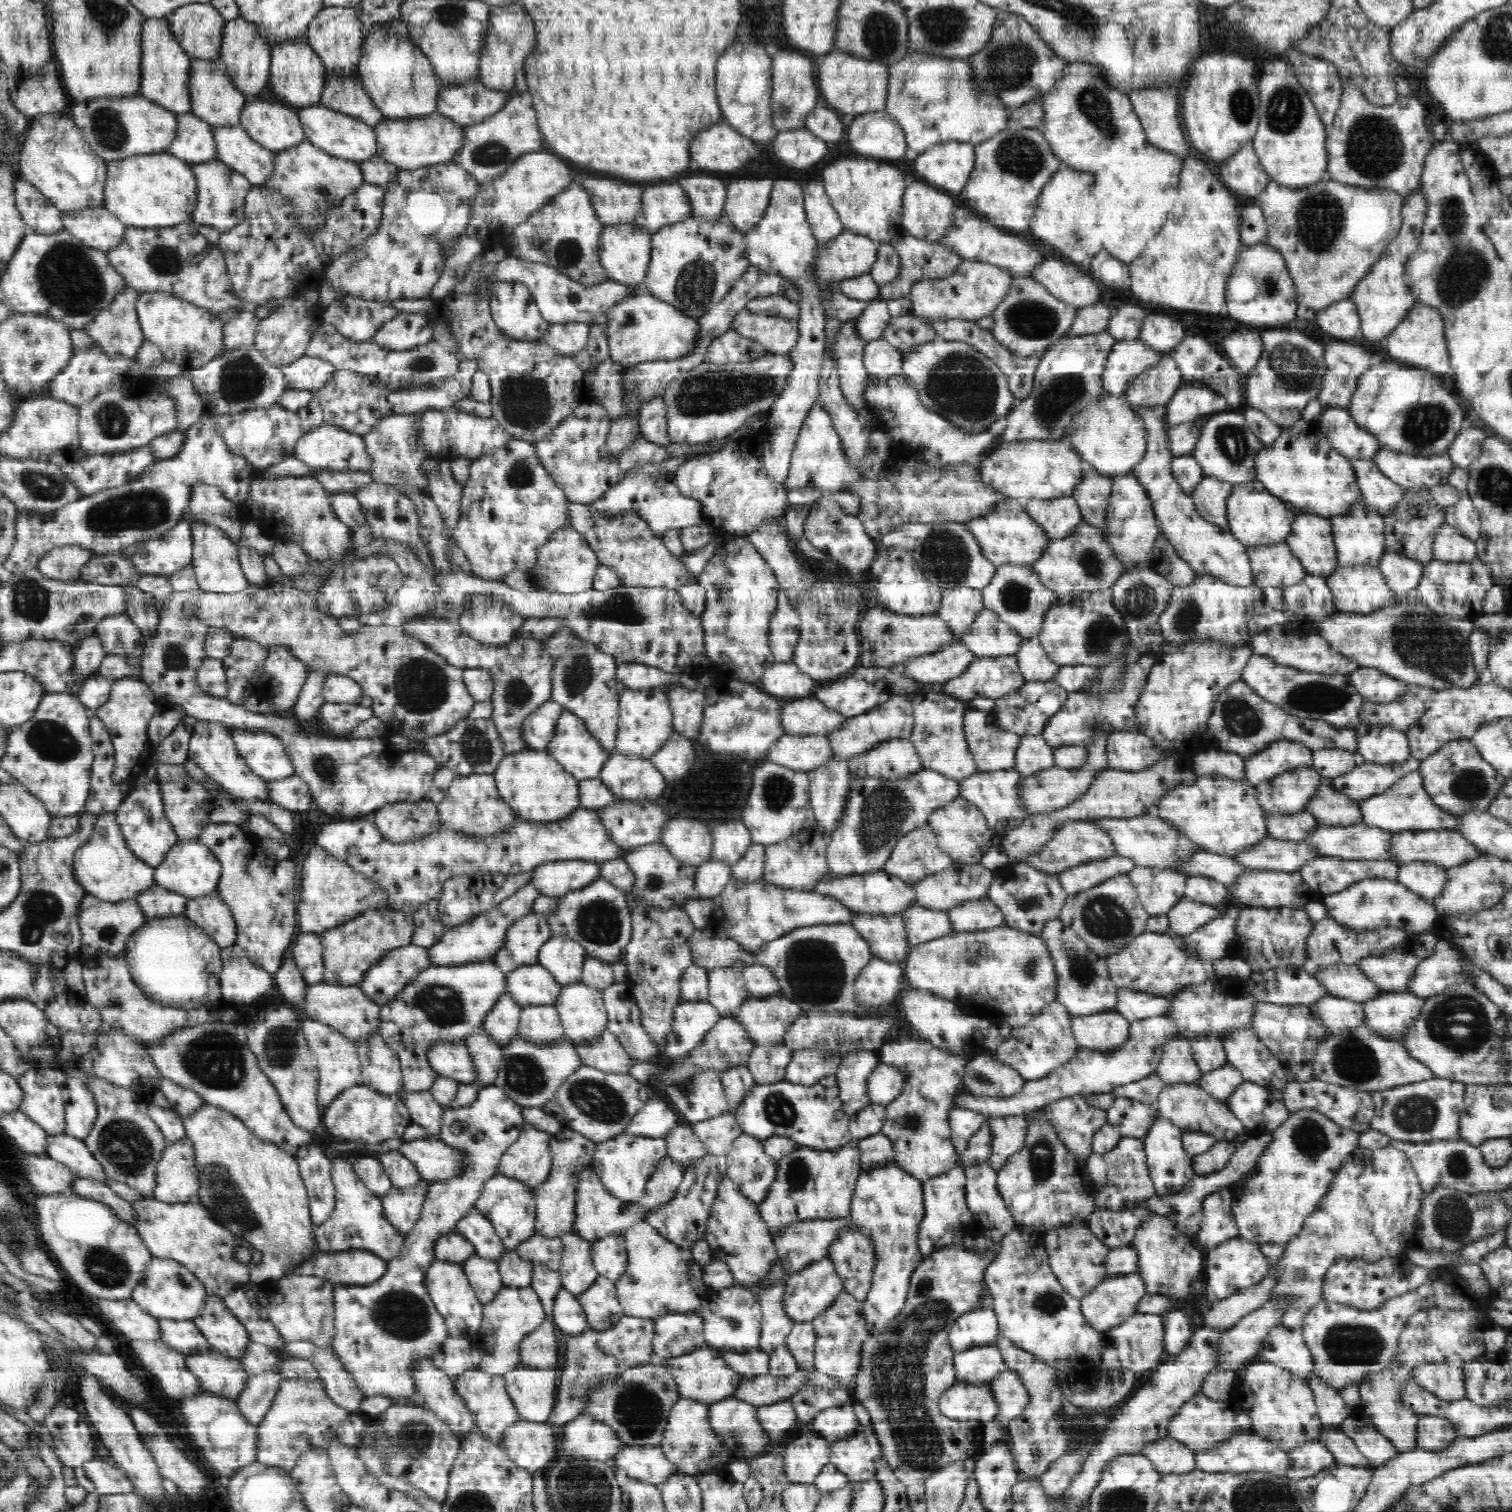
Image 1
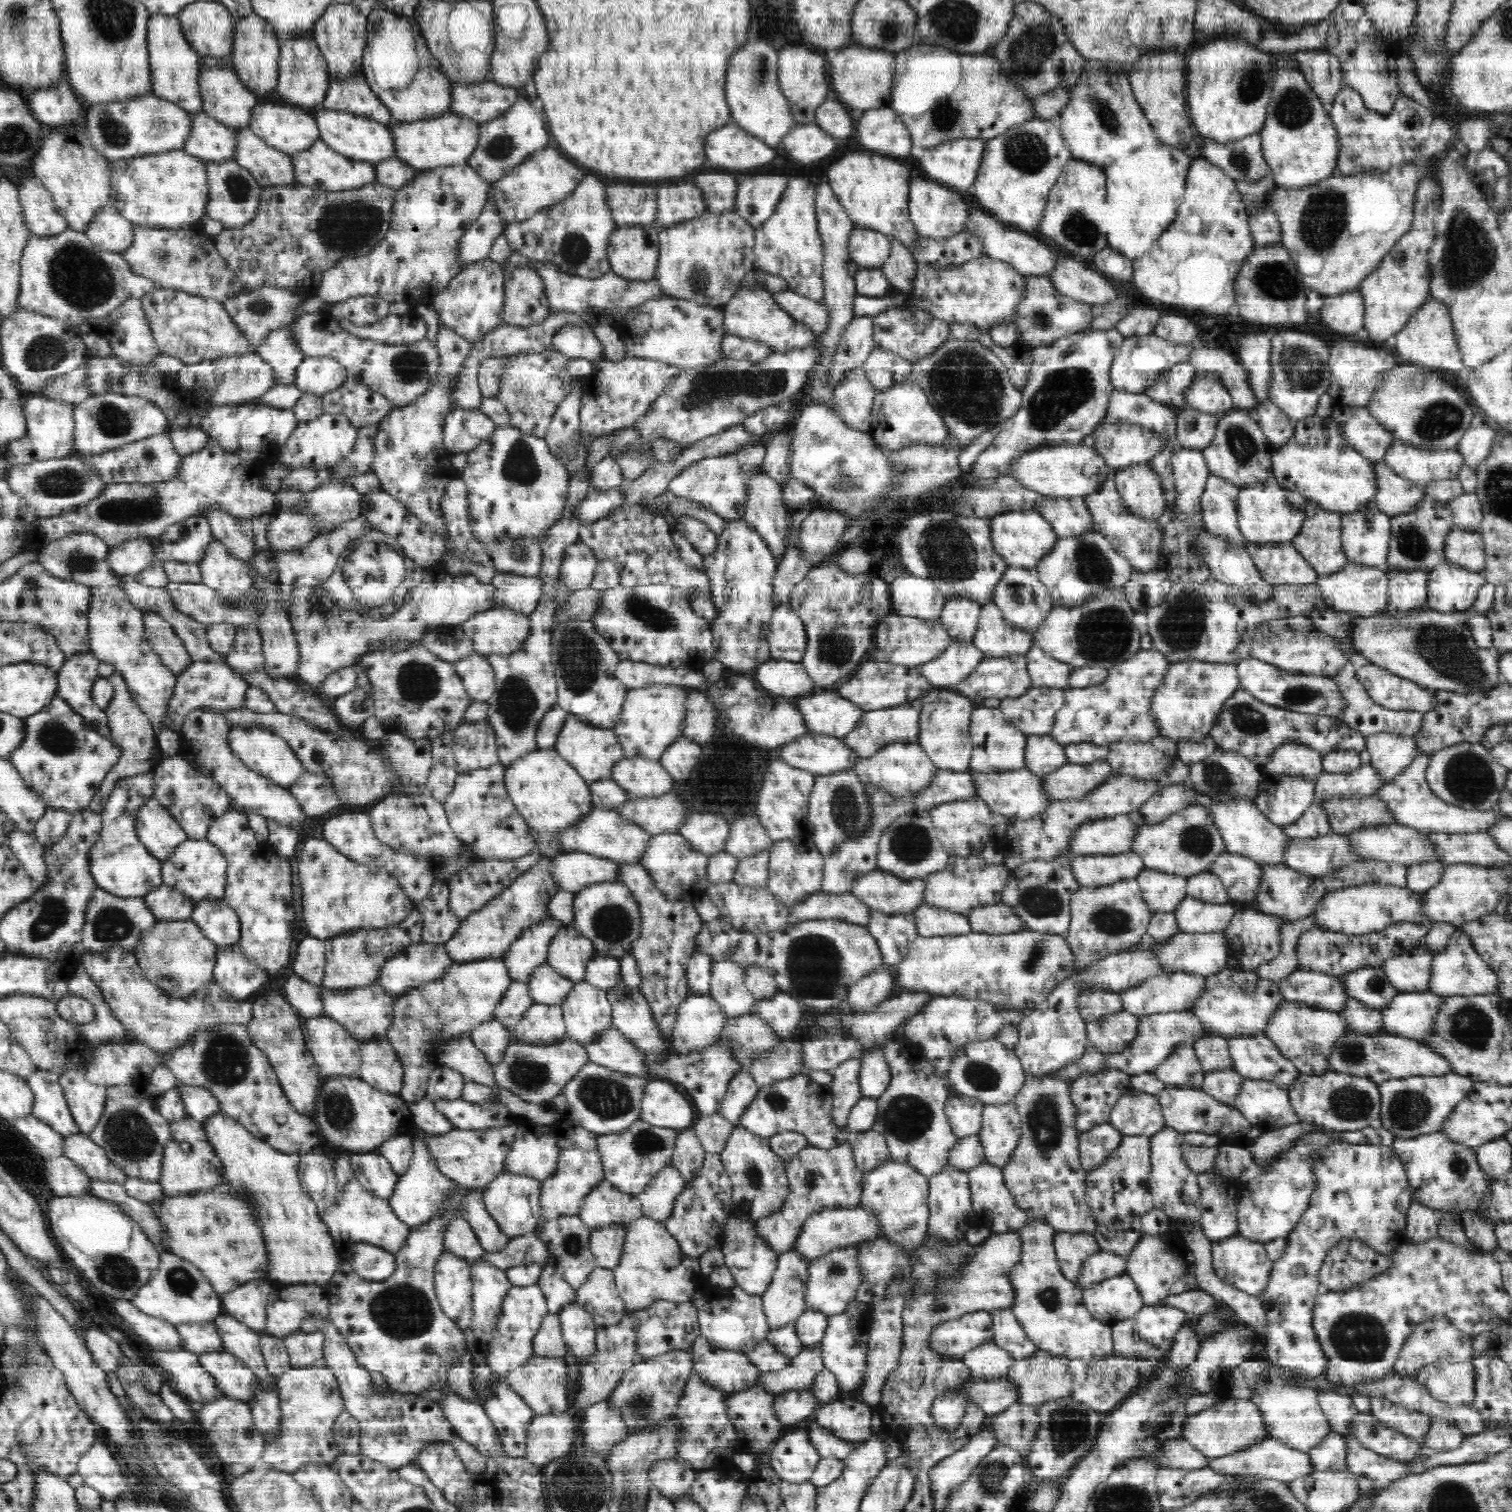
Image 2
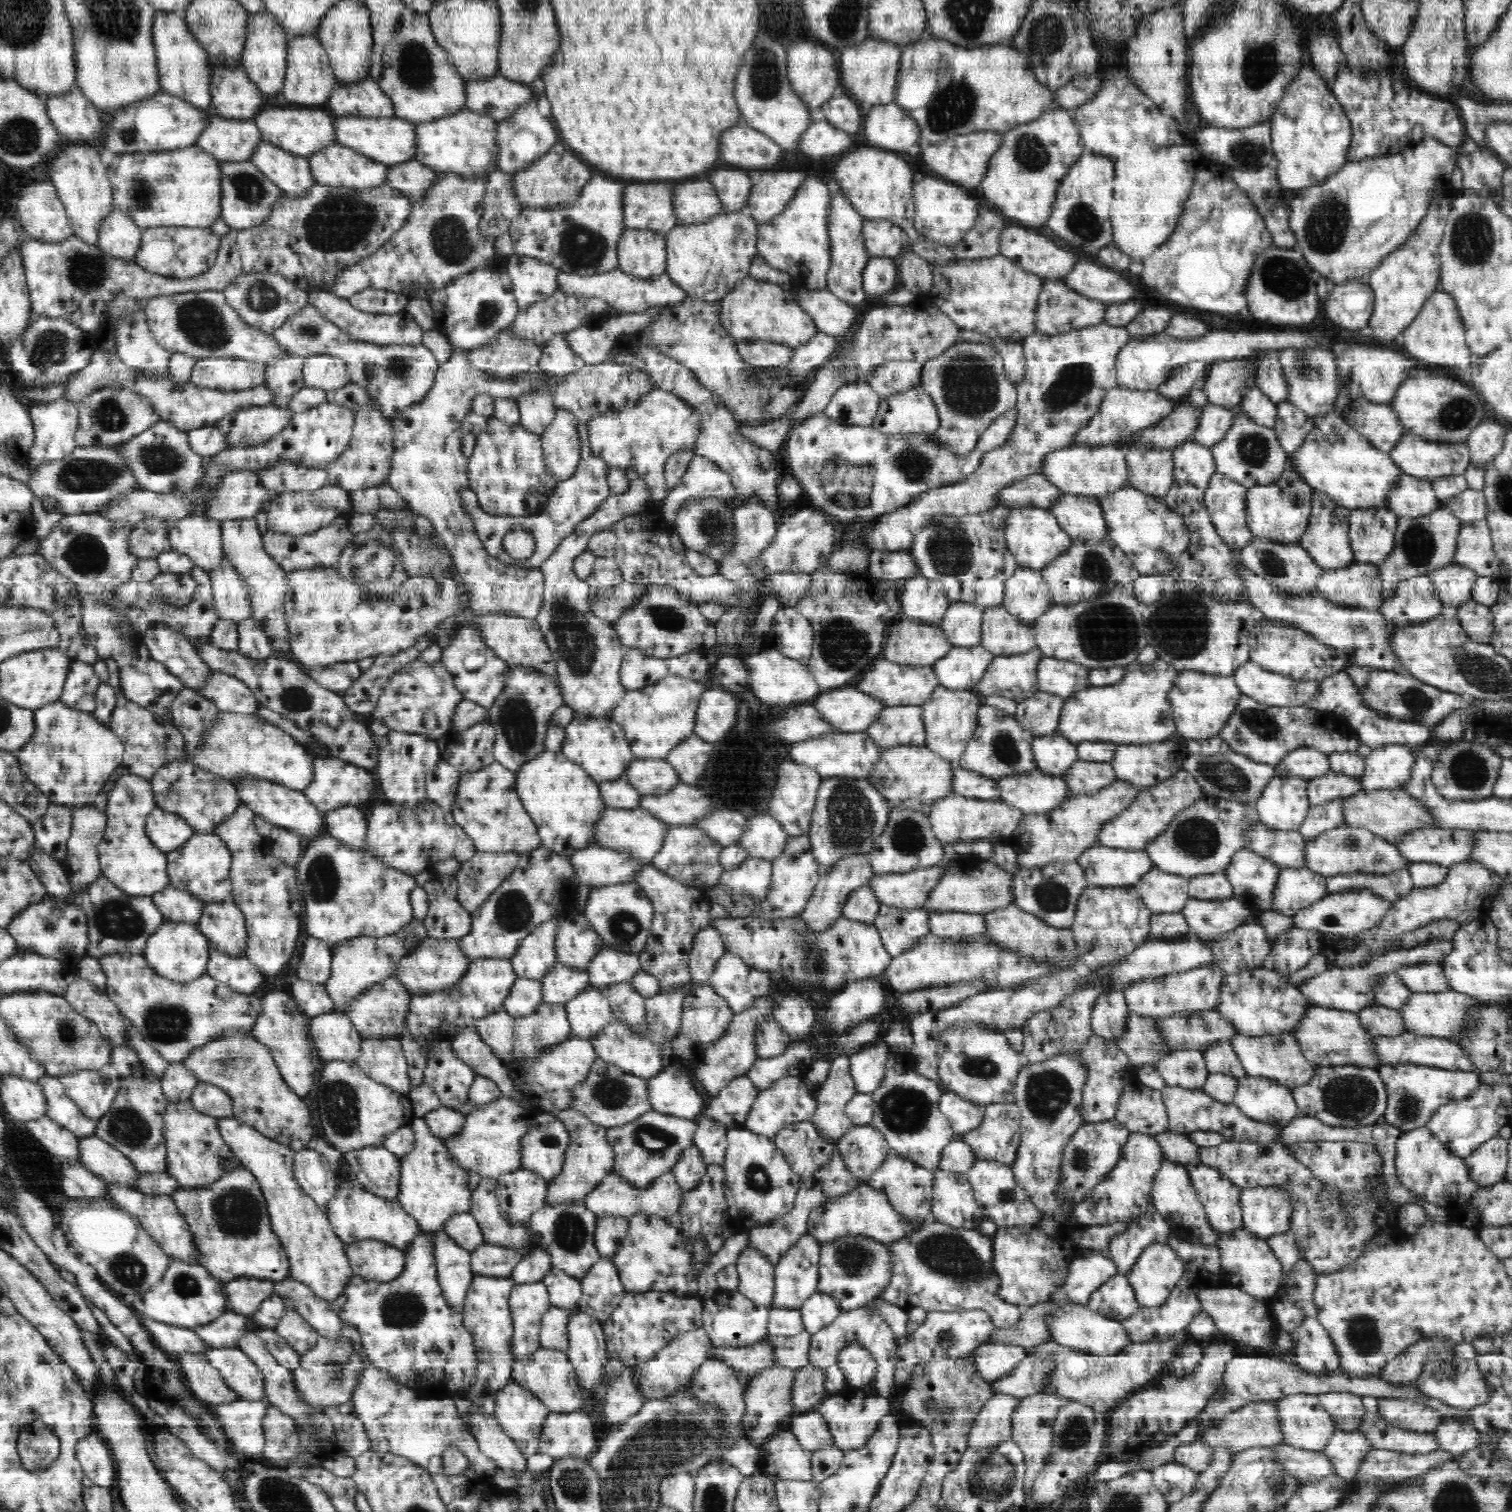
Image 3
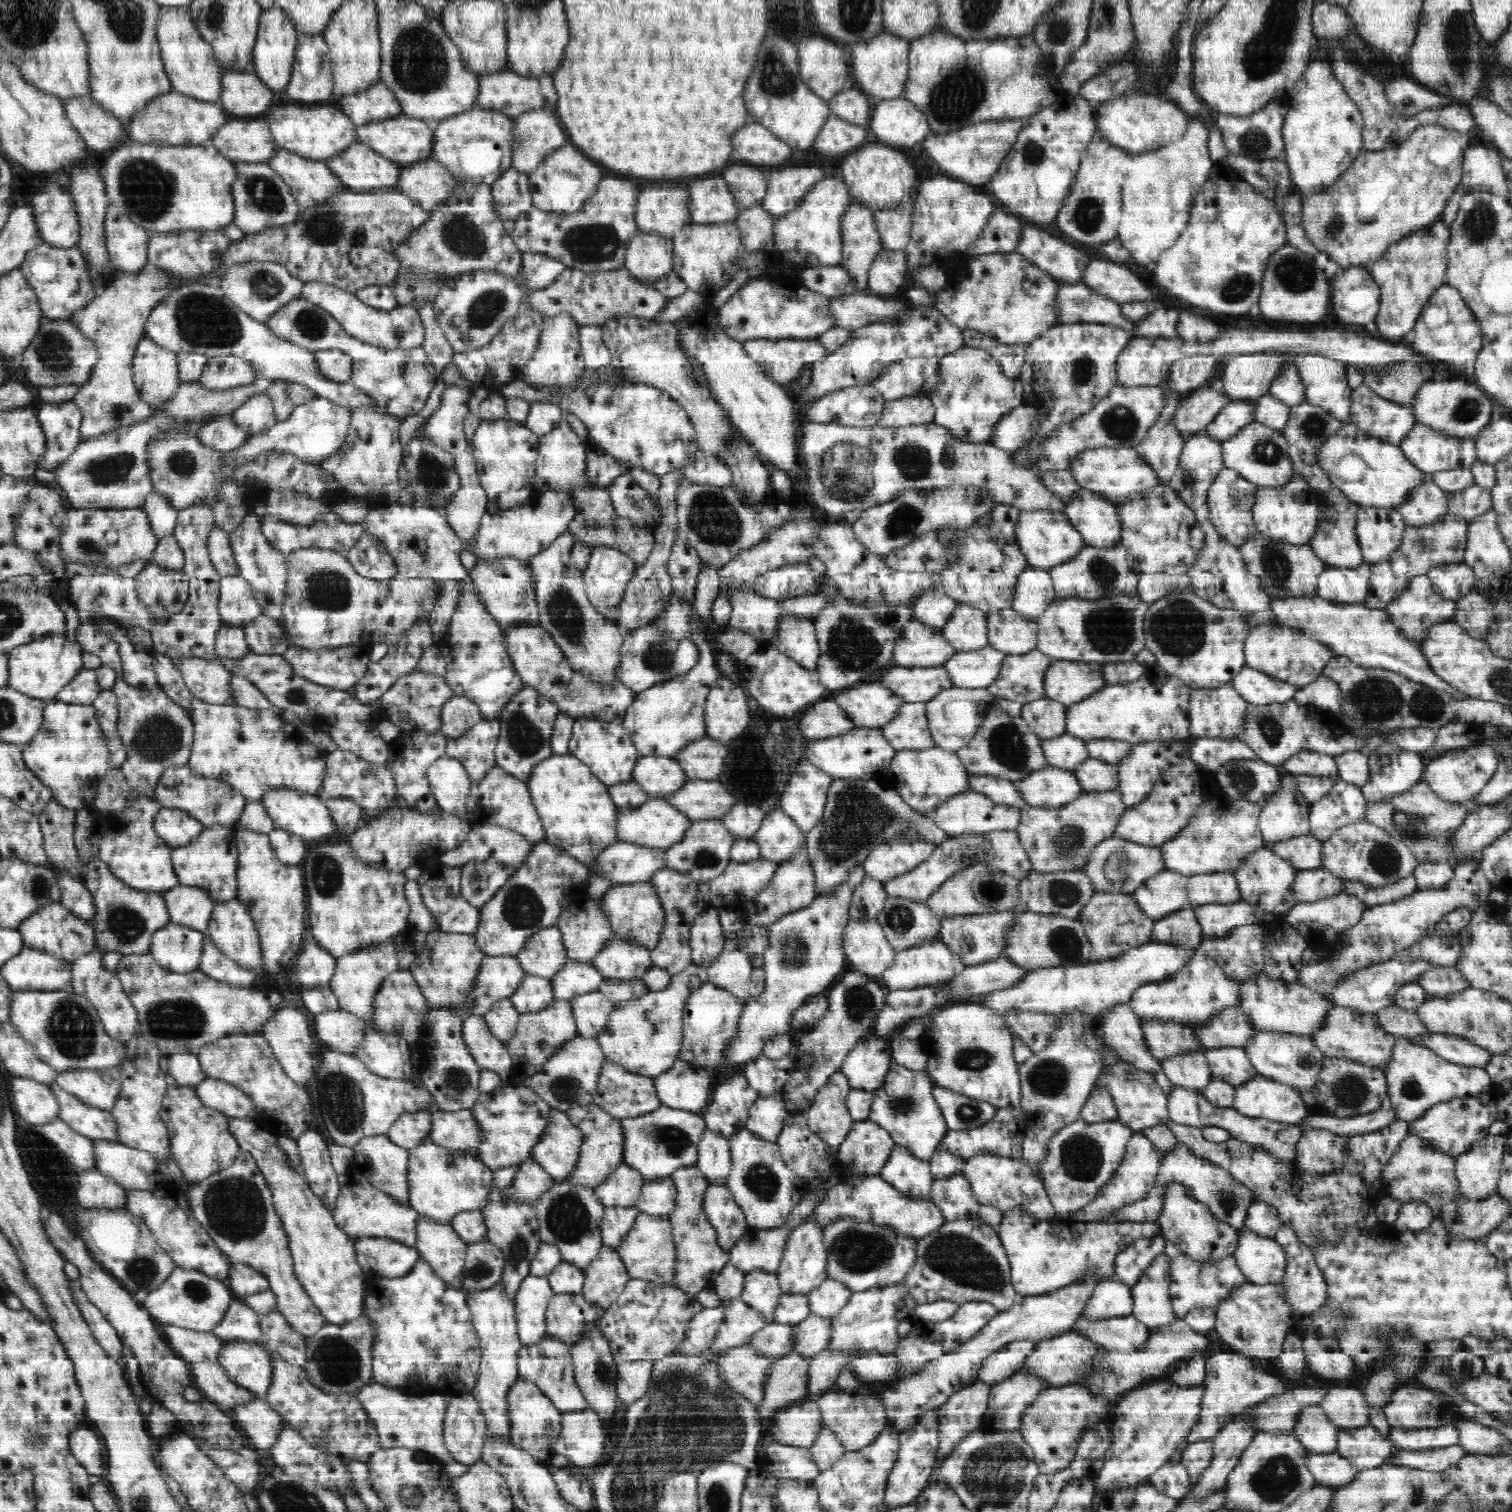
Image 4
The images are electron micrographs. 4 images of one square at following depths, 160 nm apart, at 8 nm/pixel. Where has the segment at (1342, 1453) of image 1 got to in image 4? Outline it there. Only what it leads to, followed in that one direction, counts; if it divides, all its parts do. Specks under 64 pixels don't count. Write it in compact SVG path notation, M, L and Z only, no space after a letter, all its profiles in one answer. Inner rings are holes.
M1460 1444L1426 1451L1398 1449L1388 1457L1387 1462L1396 1466L1440 1472L1456 1464L1466 1454Z

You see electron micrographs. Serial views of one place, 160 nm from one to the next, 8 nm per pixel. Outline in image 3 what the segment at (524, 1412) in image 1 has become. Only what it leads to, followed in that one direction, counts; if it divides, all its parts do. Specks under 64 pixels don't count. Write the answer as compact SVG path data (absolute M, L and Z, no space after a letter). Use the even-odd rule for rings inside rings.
M538 1348L536 1352L515 1359L511 1370L512 1381L526 1388L550 1413L567 1413L580 1411L584 1407L586 1395L581 1393L577 1379L576 1369L562 1350L550 1350L549 1348Z

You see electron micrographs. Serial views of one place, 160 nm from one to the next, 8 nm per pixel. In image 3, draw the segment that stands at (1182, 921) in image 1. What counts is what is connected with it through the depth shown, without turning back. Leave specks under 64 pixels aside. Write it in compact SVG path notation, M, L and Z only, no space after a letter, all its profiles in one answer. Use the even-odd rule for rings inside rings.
M1233 897L1224 901L1191 898L1181 911L1192 933L1205 942L1210 942L1250 918L1257 918L1258 913Z

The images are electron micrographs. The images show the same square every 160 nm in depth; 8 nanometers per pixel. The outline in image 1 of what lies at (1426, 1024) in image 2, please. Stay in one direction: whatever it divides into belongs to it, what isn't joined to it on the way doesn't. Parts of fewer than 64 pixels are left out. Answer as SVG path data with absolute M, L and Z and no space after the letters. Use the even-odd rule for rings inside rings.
M1407 990L1378 993L1362 1003L1363 1024L1378 1036L1399 1041L1421 1013L1423 1004L1424 998Z

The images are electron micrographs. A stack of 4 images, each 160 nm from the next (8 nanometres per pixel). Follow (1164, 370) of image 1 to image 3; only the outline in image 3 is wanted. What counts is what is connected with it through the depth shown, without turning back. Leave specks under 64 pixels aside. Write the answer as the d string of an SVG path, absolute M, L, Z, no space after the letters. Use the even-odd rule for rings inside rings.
M1203 360L1175 367L1170 377L1157 388L1157 391L1168 399L1180 399L1189 394L1196 380L1207 375L1210 365L1210 360Z

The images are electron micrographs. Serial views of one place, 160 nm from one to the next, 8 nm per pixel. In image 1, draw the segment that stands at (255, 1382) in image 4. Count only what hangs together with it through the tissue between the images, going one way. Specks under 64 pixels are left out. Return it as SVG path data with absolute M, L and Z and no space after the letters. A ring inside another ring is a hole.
M214 1348L187 1354L186 1368L198 1377L205 1393L236 1400L246 1386L248 1373L239 1359L228 1357Z

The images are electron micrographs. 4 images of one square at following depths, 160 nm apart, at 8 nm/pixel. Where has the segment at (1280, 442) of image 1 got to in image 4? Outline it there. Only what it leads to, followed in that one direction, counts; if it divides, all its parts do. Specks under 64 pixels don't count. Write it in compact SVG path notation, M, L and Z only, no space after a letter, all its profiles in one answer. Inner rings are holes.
M1344 422L1344 424L1338 429L1338 432L1336 432L1336 434L1332 434L1332 436L1330 436L1330 438L1328 438L1328 440L1326 440L1326 442L1324 442L1324 444L1322 444L1320 448L1318 448L1317 463L1318 466L1321 466L1324 474L1329 478L1329 481L1333 484L1334 487L1336 487L1338 490L1341 490L1350 502L1356 502L1362 507L1376 506L1380 508L1396 508L1396 506L1402 504L1402 501L1405 501L1407 499L1410 491L1413 491L1414 488L1416 488L1419 484L1422 484L1422 481L1425 479L1426 475L1430 475L1426 472L1418 470L1418 468L1416 468L1416 466L1414 466L1406 458L1406 456L1404 456L1404 453L1402 452L1402 449L1400 449L1400 446L1386 443L1382 440L1369 436L1366 433L1363 433L1362 430L1359 429L1355 424L1352 424L1350 422Z

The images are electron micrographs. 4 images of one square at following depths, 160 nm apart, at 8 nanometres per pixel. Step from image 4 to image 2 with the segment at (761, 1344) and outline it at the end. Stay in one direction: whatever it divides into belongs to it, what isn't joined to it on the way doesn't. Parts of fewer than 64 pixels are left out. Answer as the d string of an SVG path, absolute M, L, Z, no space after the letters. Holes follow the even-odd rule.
M700 1335L691 1348L693 1360L693 1372L697 1372L698 1377L708 1385L728 1394L738 1393L758 1384L762 1372L756 1368L747 1357L747 1353L734 1350L717 1348L712 1345L704 1335Z

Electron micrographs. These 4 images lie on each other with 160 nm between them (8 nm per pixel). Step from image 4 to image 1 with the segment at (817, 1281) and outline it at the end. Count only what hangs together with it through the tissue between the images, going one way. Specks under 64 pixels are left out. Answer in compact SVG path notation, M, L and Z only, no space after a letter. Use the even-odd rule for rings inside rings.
M789 1274L758 1298L763 1313L763 1324L757 1348L768 1356L774 1352L776 1346L785 1344L785 1338L793 1328L794 1321L790 1321L786 1317L784 1305L782 1305L782 1297L786 1292L788 1278L790 1278Z

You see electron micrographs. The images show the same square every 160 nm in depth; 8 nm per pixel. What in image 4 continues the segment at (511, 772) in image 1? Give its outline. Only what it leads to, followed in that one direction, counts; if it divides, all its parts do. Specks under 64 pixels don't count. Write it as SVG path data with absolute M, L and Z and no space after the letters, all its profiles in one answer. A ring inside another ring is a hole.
M570 752L564 755L552 755L542 760L542 763L534 766L530 780L527 782L532 803L540 815L542 825L544 825L545 842L554 846L559 846L578 862L585 864L593 870L593 862L601 852L618 841L618 820L617 814L620 810L612 801L608 793L608 786L598 778L594 777L590 766L582 763L578 758L572 756Z

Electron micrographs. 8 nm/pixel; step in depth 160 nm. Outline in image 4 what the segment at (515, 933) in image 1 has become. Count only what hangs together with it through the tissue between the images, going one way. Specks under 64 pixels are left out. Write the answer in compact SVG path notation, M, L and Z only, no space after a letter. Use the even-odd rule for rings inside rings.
M557 925L535 932L515 955L526 975L551 979L568 960Z

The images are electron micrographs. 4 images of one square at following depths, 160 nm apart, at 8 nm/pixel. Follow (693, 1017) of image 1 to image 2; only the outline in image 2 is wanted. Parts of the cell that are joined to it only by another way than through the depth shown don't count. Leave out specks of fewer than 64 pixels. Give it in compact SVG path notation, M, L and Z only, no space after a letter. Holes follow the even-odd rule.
M690 993L678 1008L671 1039L674 1052L678 1052L678 1055L685 1055L693 1051L702 1051L705 1047L716 1044L728 1017L710 994Z

